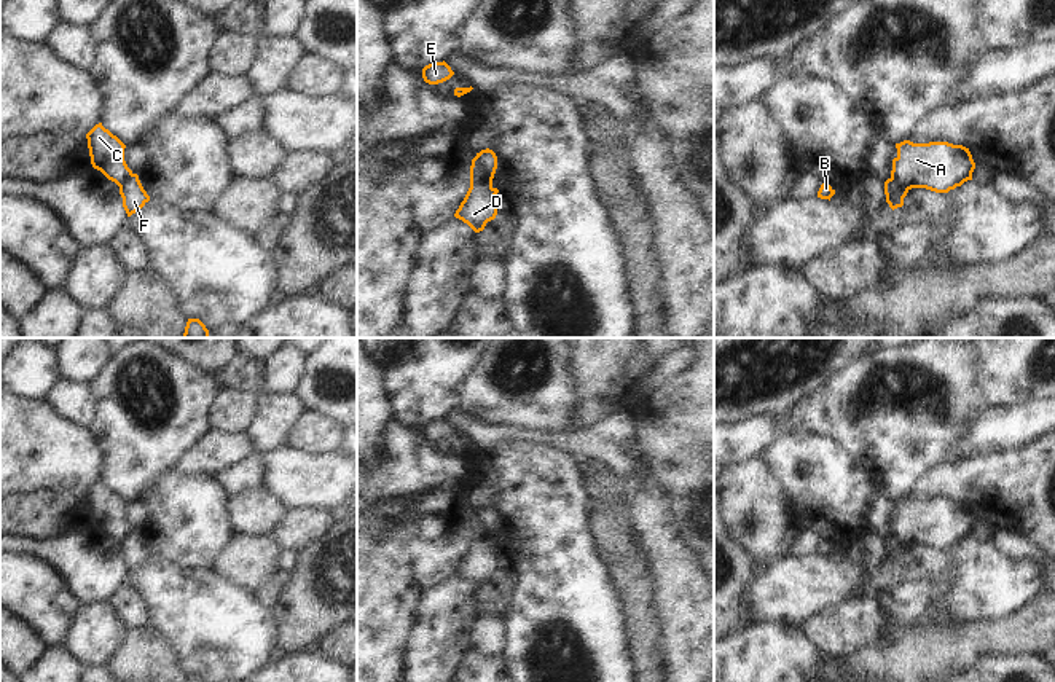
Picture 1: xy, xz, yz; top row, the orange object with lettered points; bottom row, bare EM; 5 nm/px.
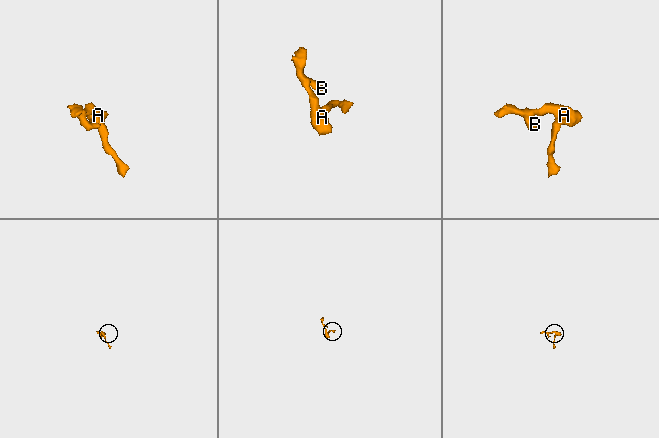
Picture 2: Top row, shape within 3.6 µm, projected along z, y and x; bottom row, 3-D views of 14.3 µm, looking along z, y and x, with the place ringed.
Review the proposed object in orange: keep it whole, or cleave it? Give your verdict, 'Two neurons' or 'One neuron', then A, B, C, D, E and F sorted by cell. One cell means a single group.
Two neurons. Groups: A B C D E / F

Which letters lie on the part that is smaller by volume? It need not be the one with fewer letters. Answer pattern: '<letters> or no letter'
F

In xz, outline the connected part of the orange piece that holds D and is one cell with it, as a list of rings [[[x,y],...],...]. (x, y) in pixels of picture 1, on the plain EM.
[[[477,516],[470,523],[470,545],[456,567],[454,574],[467,580],[475,590],[484,586],[486,580],[497,572],[497,545],[492,543],[494,532],[484,529]]]

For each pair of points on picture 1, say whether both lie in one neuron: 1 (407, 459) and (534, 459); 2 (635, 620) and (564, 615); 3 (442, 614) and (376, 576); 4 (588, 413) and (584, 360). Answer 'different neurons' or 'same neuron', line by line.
1: different neurons
2: different neurons
3: different neurons
4: same neuron

